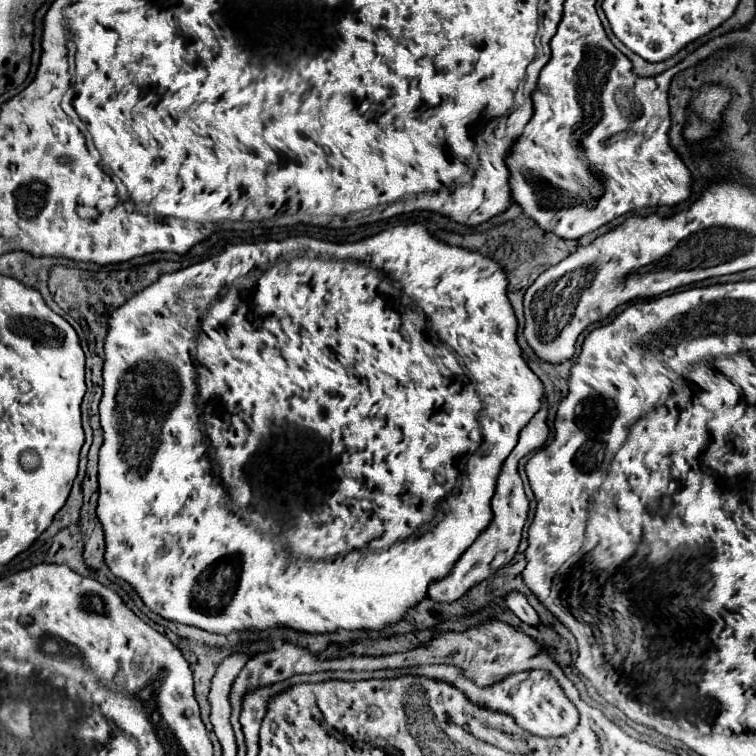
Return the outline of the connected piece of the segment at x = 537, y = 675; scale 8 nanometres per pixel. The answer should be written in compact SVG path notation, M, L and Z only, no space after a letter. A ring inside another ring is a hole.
M450 666L450 670L444 672L446 682L450 682L452 686L460 688L470 700L488 706L492 710L500 710L506 712L510 716L514 716L514 720L526 728L528 732L536 734L536 736L564 736L568 732L572 732L578 726L578 708L570 702L570 698L566 696L566 692L560 688L560 684L554 680L554 676L550 672L544 670L524 670L524 672L514 672L508 674L506 678L498 680L498 684L490 684L490 686L478 686L476 682L468 680L468 676L462 674L462 668L458 666Z

